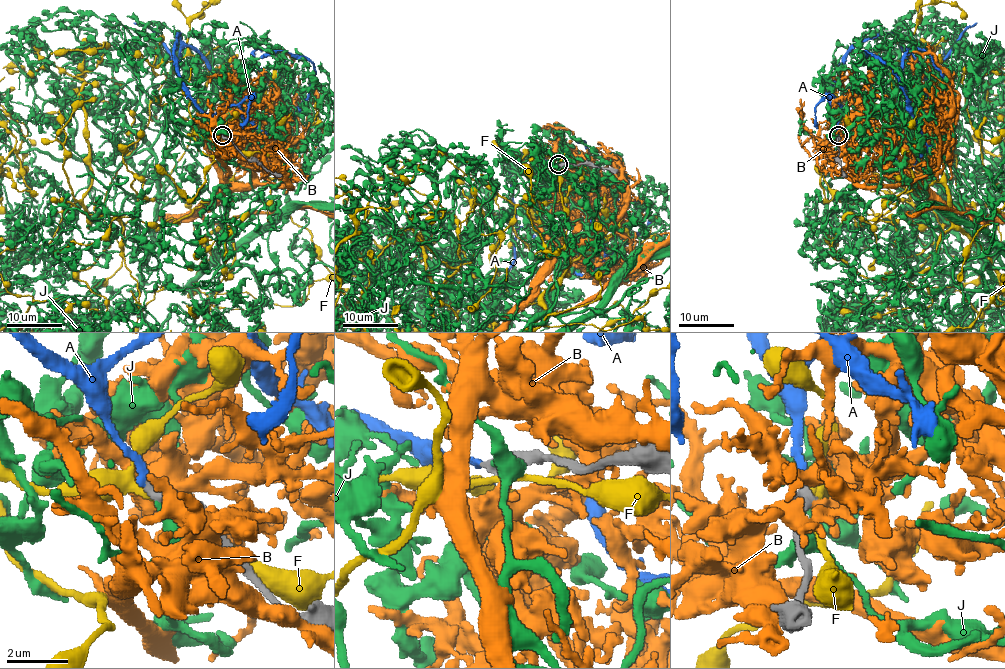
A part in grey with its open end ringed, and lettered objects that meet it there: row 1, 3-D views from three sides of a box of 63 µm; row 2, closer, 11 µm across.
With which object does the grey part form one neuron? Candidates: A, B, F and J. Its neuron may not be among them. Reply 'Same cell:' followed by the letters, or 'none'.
Same cell: A

